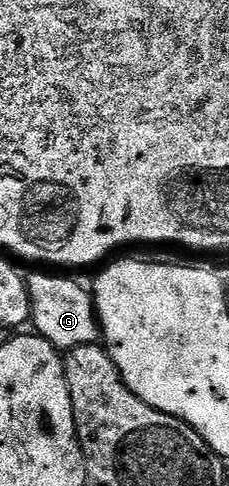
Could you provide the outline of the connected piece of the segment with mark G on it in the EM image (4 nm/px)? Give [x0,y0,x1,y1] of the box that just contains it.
[26,274,100,352]

